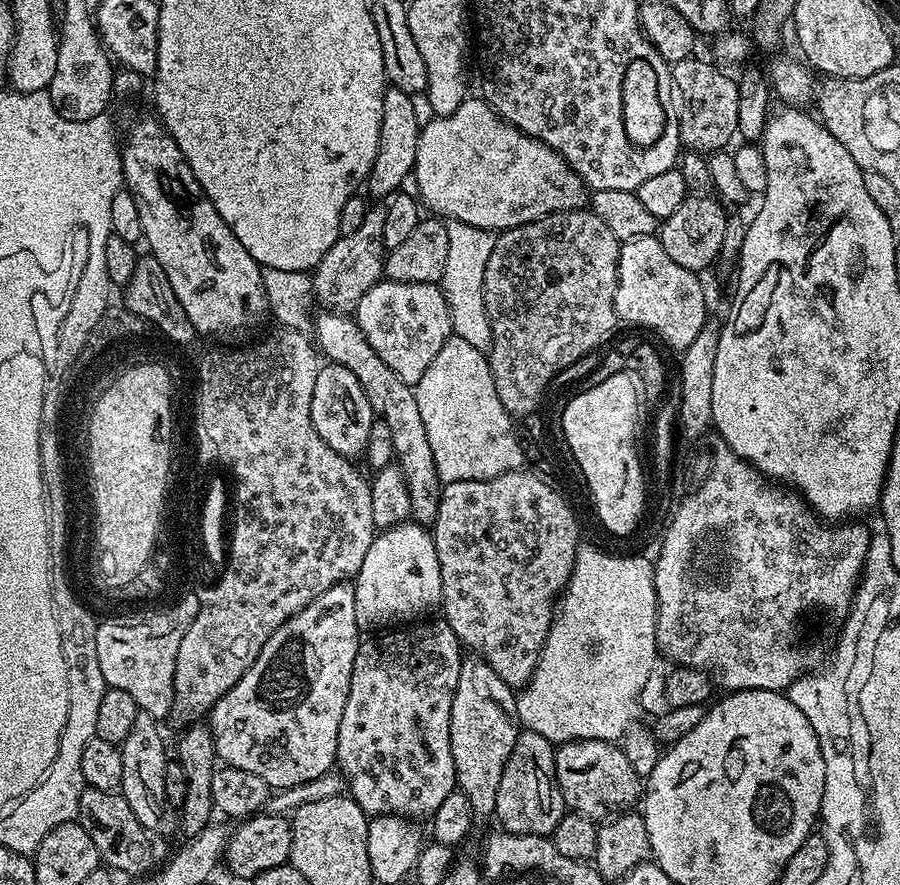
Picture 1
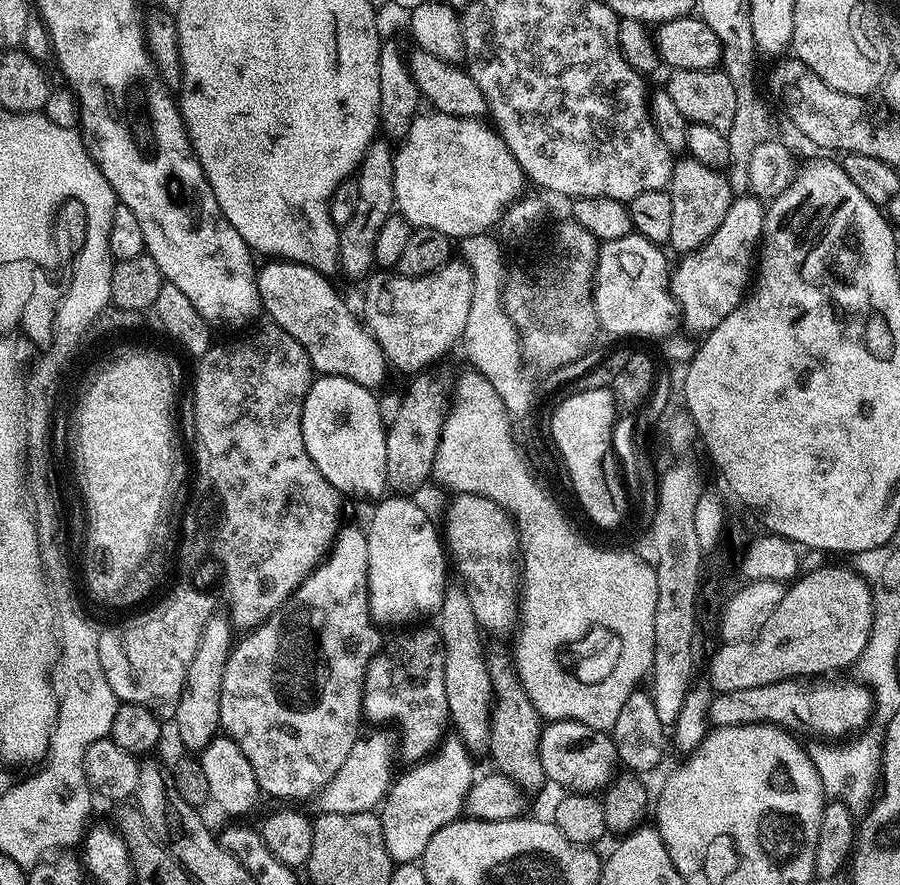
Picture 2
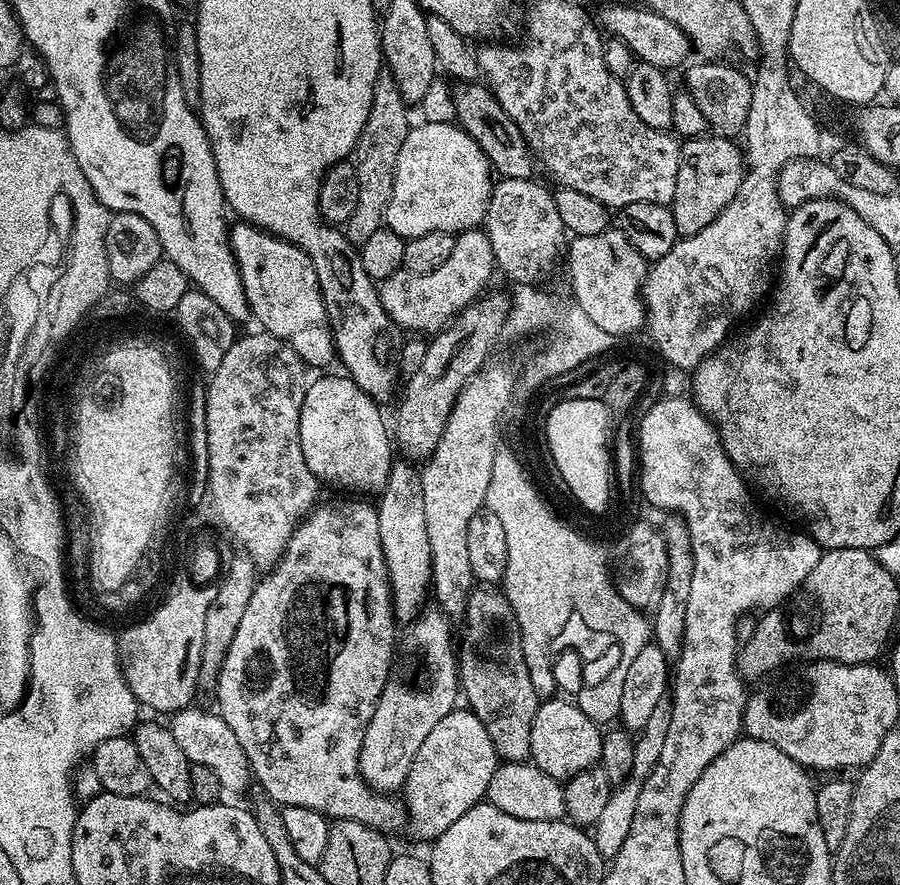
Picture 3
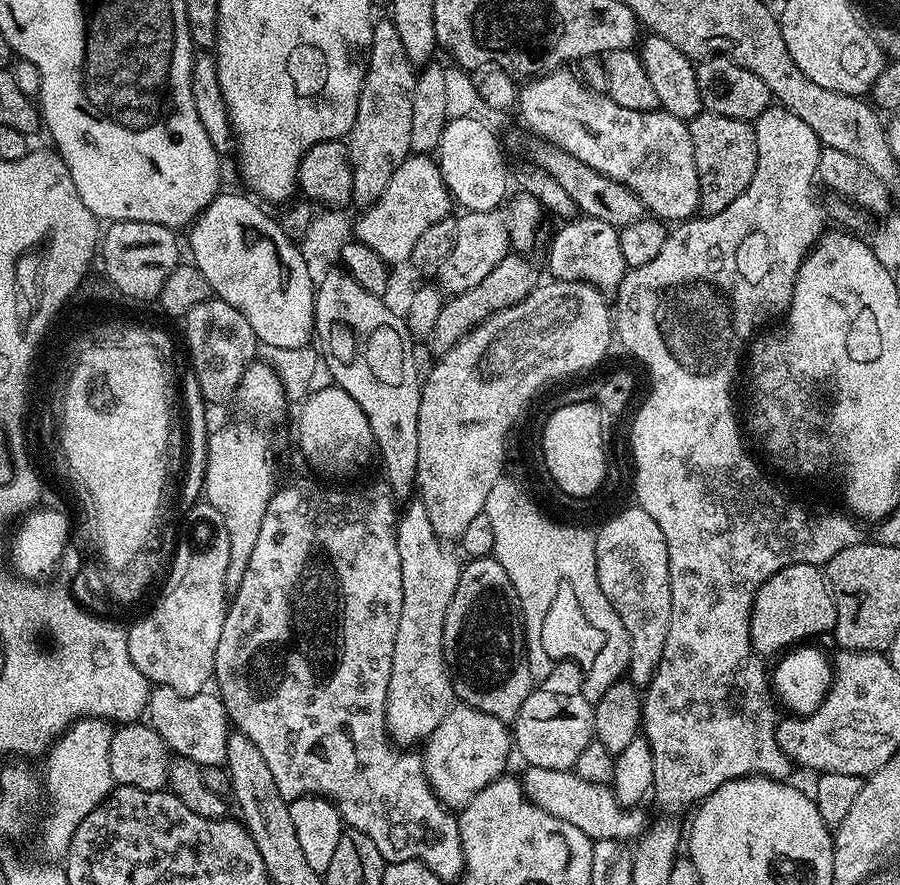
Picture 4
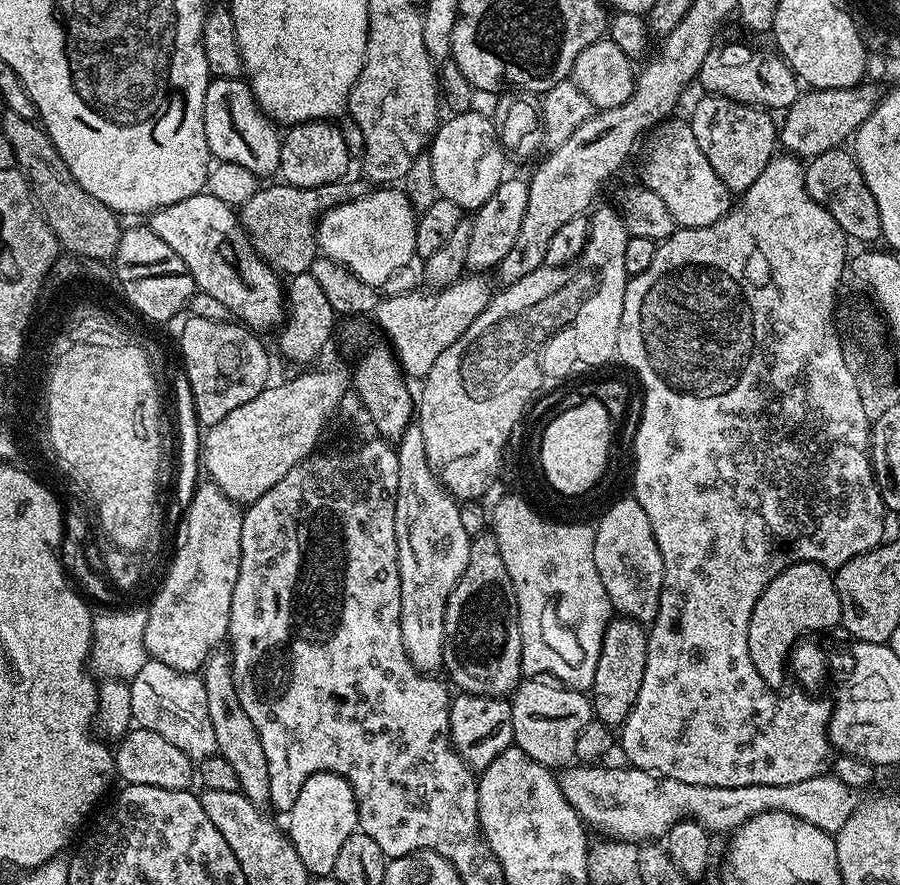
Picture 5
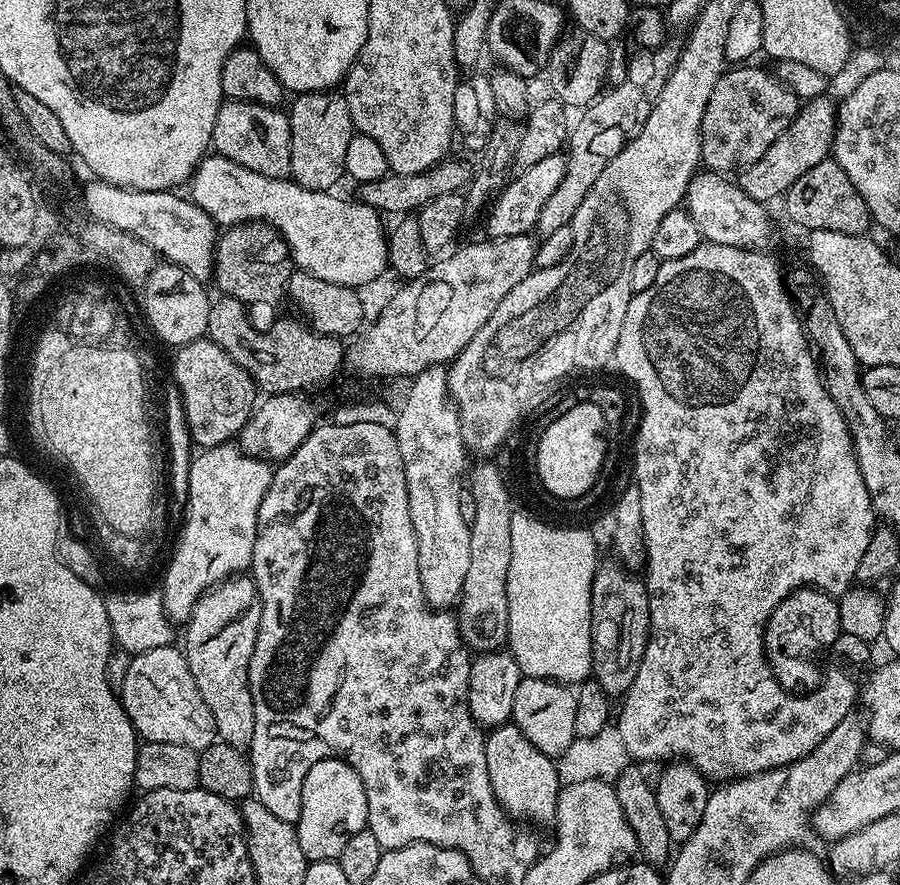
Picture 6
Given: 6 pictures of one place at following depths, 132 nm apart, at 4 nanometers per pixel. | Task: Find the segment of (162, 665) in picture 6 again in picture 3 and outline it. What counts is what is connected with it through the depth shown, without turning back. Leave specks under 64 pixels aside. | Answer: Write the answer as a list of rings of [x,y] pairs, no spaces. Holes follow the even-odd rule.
[[[189,706],[180,712],[171,713],[170,720],[174,739],[181,746],[186,758],[192,764],[201,764],[209,770],[214,770],[225,793],[244,792],[248,788],[248,783],[253,783],[254,777],[246,758],[246,750],[242,750],[238,738],[234,738],[234,730],[226,726],[219,714],[215,711],[199,712],[196,706]]]

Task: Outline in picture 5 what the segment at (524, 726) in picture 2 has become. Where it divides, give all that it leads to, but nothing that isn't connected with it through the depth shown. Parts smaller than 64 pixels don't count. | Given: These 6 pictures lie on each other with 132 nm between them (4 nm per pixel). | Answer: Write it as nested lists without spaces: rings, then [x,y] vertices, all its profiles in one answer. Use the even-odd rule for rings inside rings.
[[[481,534],[471,537],[471,542],[470,562],[466,562],[466,570],[446,602],[443,671],[448,672],[447,679],[453,685],[456,683],[461,693],[508,698],[522,683],[522,634],[516,591],[510,582],[510,574],[506,574],[506,562],[502,562],[495,536]]]

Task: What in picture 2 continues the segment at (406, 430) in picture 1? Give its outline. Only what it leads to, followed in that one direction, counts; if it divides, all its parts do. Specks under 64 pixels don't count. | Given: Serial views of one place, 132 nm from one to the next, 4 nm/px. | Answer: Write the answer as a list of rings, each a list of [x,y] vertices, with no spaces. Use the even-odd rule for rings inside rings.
[[[268,262],[259,269],[256,281],[260,291],[260,303],[263,311],[268,312],[267,319],[277,324],[290,338],[297,340],[306,350],[313,369],[325,376],[334,375],[352,379],[360,386],[371,390],[380,390],[385,387],[384,379],[390,373],[388,359],[384,356],[382,346],[373,338],[371,332],[362,323],[361,317],[356,316],[348,309],[348,304],[336,293],[336,288],[331,284],[329,277],[317,268],[311,268],[305,264],[291,262]]]

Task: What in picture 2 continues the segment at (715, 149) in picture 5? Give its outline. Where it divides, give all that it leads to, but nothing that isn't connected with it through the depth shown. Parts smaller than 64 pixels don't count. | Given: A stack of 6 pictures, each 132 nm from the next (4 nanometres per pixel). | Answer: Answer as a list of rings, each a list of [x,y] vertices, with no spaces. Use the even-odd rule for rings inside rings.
[[[680,158],[673,163],[672,177],[667,186],[671,203],[671,229],[668,244],[676,254],[698,250],[722,226],[722,218],[730,210],[734,193],[723,171],[702,166],[691,158]]]

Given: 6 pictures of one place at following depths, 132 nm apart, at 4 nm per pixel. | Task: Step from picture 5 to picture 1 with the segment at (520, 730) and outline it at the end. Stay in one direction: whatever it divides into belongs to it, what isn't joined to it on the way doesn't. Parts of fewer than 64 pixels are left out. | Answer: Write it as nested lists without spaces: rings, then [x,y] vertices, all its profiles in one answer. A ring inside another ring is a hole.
[[[572,740],[556,748],[556,781],[569,809],[603,822],[627,812],[641,799],[642,780],[620,746],[610,740]]]

